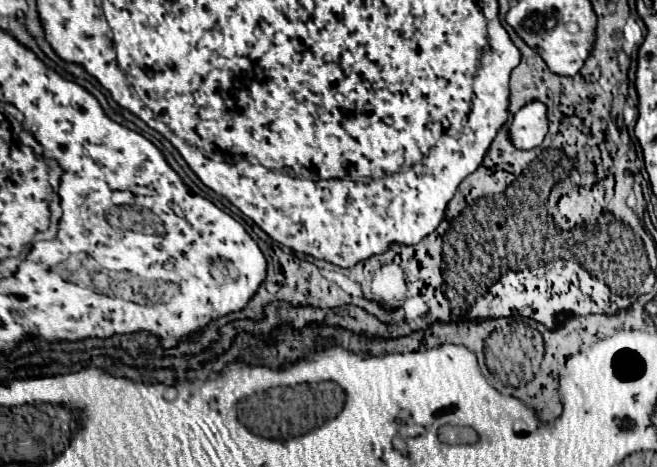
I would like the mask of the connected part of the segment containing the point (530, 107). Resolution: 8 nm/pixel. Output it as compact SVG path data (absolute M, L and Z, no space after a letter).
M539 100L529 102L523 106L511 124L511 140L521 150L531 150L541 146L549 132L549 120L547 120L547 106Z

